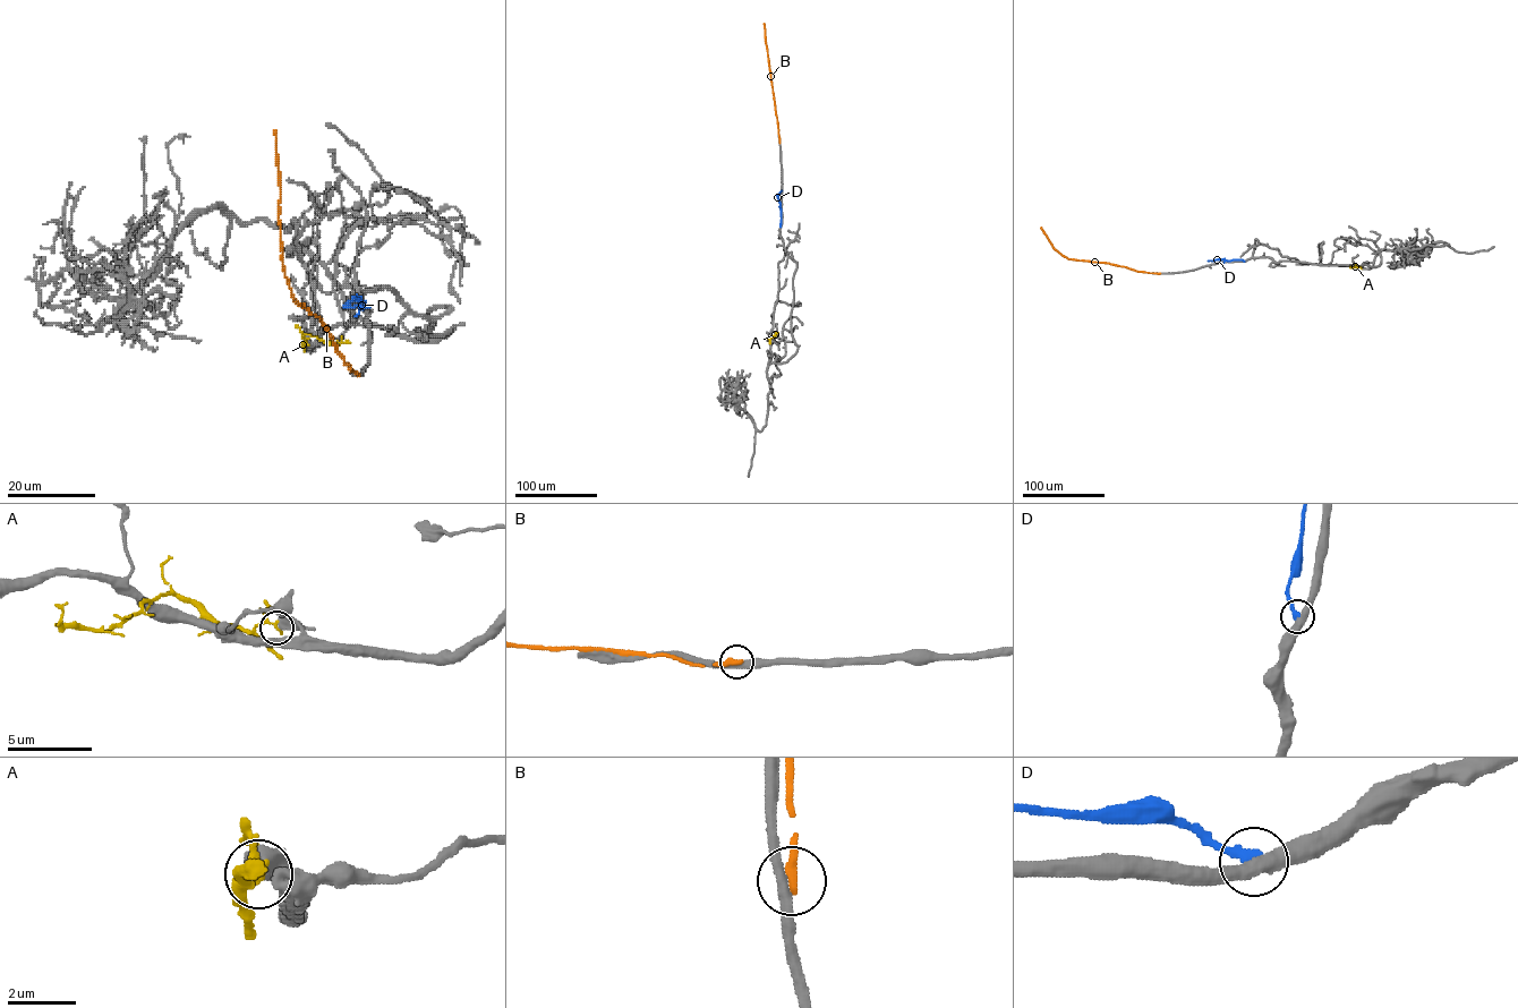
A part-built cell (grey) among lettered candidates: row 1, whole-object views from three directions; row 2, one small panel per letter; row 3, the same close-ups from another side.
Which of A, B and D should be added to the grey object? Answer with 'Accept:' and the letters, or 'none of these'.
Accept: none of these

